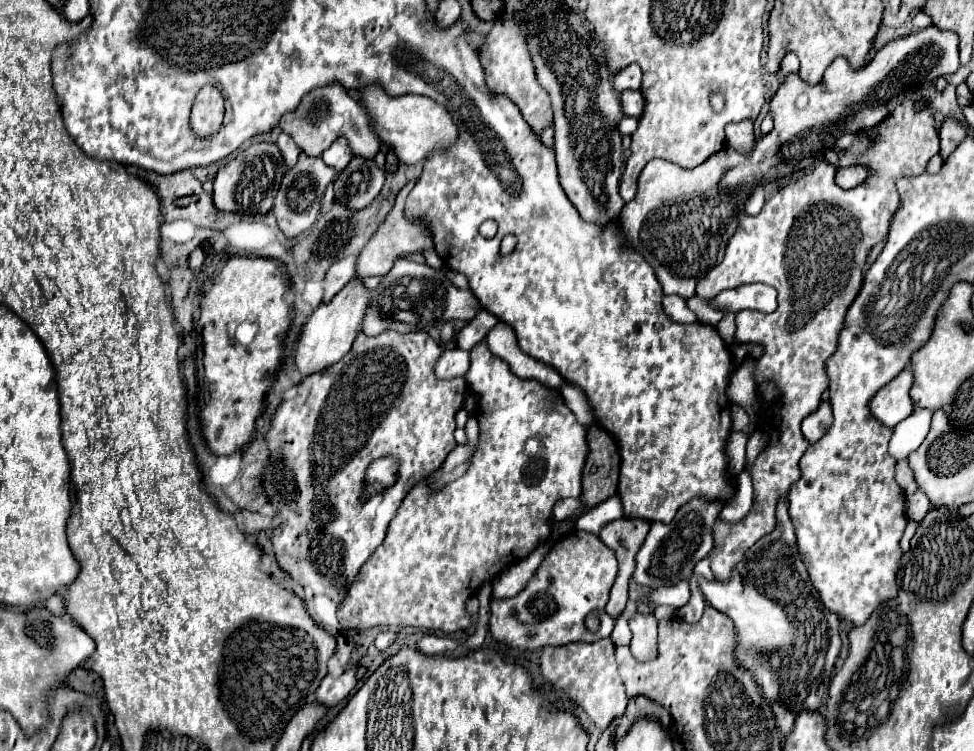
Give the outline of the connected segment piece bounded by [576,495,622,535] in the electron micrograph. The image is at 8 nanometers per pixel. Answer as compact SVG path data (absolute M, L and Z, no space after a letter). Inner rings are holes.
M612 495L608 497L606 501L602 501L600 505L592 507L586 515L582 515L578 521L576 521L576 529L578 531L590 531L590 533L600 533L602 525L614 521L614 519L620 519L622 517L622 503L620 503L620 497L618 495Z

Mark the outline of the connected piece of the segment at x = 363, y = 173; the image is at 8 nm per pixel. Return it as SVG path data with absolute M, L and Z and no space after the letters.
M352 157L348 167L338 173L334 181L336 201L350 207L362 209L374 201L384 185L384 169L374 163L374 159Z

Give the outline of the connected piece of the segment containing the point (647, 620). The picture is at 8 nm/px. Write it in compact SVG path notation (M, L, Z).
M634 613L628 621L632 631L630 651L638 661L648 661L656 653L656 617L654 613Z

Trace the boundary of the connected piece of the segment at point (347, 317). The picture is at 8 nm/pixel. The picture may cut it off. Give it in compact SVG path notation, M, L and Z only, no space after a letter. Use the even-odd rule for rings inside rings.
M354 279L330 303L320 305L312 313L312 317L306 321L302 329L298 349L294 355L296 367L304 377L326 369L328 365L340 361L350 351L356 335L362 331L362 321L368 305L370 305L370 291L364 287L362 279Z

